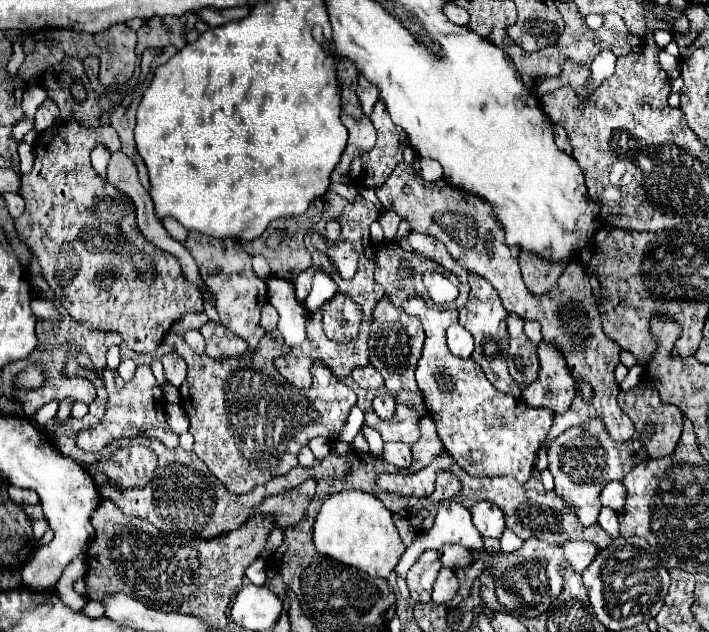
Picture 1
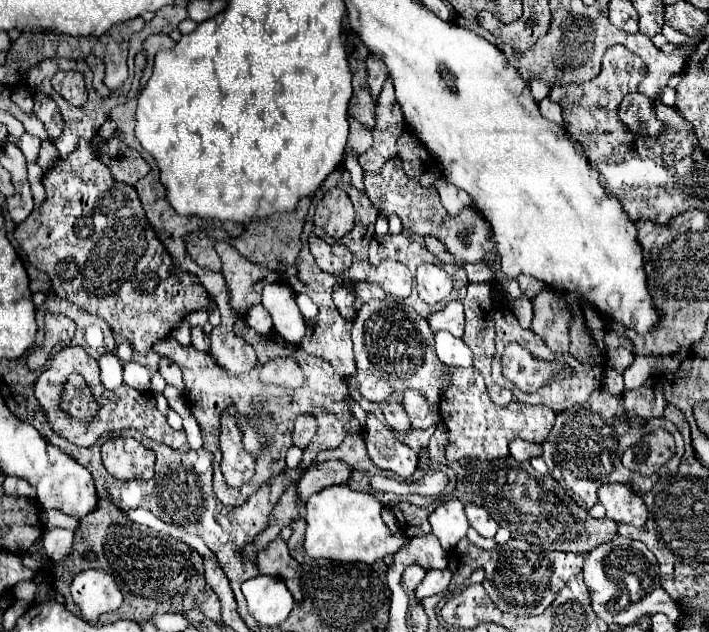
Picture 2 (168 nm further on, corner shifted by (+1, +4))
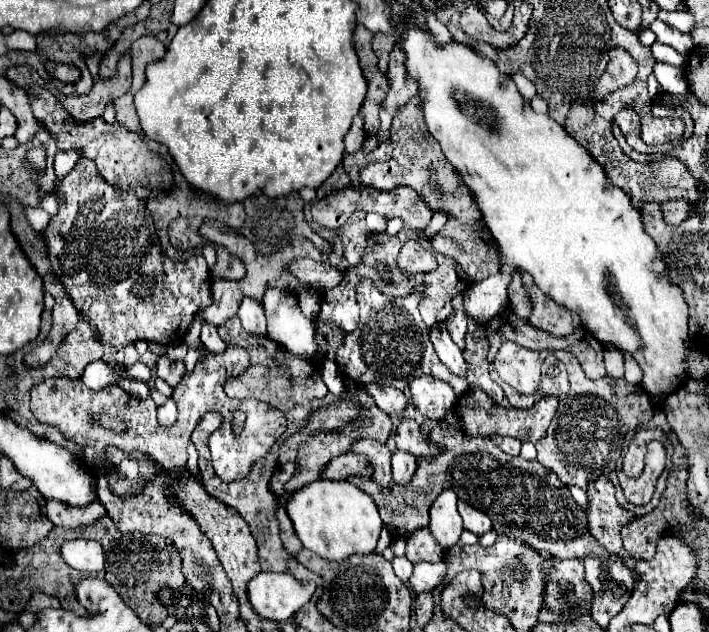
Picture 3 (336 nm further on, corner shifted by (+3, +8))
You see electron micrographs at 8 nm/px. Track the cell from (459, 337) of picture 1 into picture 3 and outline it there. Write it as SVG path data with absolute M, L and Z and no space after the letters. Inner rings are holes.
M436 324L434 328L430 328L430 340L436 348L436 354L440 356L442 364L446 364L446 368L454 374L464 378L466 376L466 364L462 358L460 348L452 342L452 338L448 336L448 330L444 324Z

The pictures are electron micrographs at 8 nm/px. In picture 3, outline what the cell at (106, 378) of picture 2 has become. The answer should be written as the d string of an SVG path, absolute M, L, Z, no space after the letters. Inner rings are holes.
M96 360L96 362L88 364L86 370L84 370L84 374L82 374L82 382L84 382L90 390L102 390L102 388L106 388L106 386L114 386L116 380L120 380L120 378L128 378L128 374L126 374L126 372L124 372L124 374L114 372L114 368L108 366L108 364L102 362L102 360Z

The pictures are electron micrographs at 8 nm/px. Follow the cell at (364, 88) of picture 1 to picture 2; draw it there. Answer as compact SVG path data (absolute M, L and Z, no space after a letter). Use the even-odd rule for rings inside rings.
M368 56L366 66L368 66L368 88L370 88L370 94L372 94L372 98L378 98L378 94L382 90L382 84L388 78L386 66L376 56Z

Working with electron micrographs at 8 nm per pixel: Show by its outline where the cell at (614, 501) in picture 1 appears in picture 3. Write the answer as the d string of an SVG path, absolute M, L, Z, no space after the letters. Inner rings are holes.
M606 476L590 482L586 494L588 508L584 512L588 518L588 532L592 532L596 542L602 544L608 554L620 554L620 526L632 520L634 514L618 506L614 496L614 484Z

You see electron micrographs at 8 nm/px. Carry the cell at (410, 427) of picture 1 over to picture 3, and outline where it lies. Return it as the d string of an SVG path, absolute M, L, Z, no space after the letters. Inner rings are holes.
M420 376L410 384L414 406L430 420L444 418L452 410L456 394L448 382L442 382L432 376Z

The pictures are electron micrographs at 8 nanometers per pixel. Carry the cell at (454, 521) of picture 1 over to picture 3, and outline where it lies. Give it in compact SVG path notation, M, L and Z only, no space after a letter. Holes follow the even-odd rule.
M444 490L434 504L430 506L430 532L438 540L442 548L452 548L456 546L460 534L462 534L462 520L456 510L456 494L452 490Z

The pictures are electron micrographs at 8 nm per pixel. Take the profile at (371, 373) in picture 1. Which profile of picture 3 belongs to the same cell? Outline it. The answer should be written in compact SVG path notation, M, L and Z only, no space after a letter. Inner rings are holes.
M368 384L364 388L370 392L376 406L380 410L384 410L386 414L402 414L408 408L406 394L396 388L388 388L388 386L380 386L380 384Z

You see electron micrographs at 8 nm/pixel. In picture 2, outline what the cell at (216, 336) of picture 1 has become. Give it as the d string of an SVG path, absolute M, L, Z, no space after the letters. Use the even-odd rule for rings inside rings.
M192 328L192 346L196 350L202 350L202 352L210 352L210 340L208 340L208 334L202 330L202 328Z

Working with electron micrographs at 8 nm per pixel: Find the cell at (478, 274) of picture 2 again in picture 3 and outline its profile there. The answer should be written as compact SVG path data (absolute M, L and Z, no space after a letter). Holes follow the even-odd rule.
M448 220L446 226L434 236L432 246L436 252L454 258L460 264L460 268L468 274L470 282L484 280L492 274L498 274L498 270L500 270L496 240L490 236L490 232L486 228L476 228L476 224L468 224L468 228L464 228L464 224L460 224L458 220Z

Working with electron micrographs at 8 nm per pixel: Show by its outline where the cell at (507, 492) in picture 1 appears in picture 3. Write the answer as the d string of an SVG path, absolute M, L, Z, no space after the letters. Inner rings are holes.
M438 424L428 438L432 438L444 452L438 460L418 460L422 462L422 478L414 478L408 488L398 484L380 486L372 478L350 478L354 486L360 486L360 490L374 498L382 522L390 530L392 538L408 538L416 528L428 526L430 504L442 490L450 488L460 500L490 516L498 536L504 534L508 538L528 542L538 552L550 552L556 558L608 556L608 552L592 540L584 520L584 510L576 504L570 490L538 460L504 456L504 452L488 438L468 438L448 424Z

